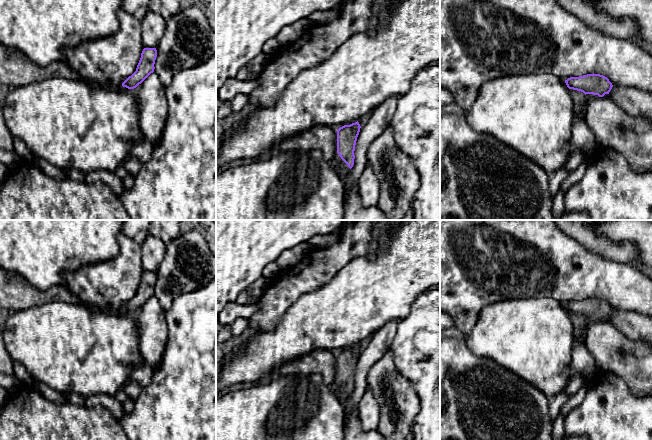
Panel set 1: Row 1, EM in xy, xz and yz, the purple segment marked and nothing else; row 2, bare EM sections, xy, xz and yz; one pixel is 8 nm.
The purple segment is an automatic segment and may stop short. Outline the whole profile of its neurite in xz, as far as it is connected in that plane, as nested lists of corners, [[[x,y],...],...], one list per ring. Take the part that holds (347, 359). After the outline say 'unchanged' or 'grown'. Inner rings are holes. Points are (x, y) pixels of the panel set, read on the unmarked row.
[[[357,345],[337,354],[337,377],[334,383],[341,388],[343,398],[349,396],[354,389],[354,375],[360,352],[361,350]]] | grown

